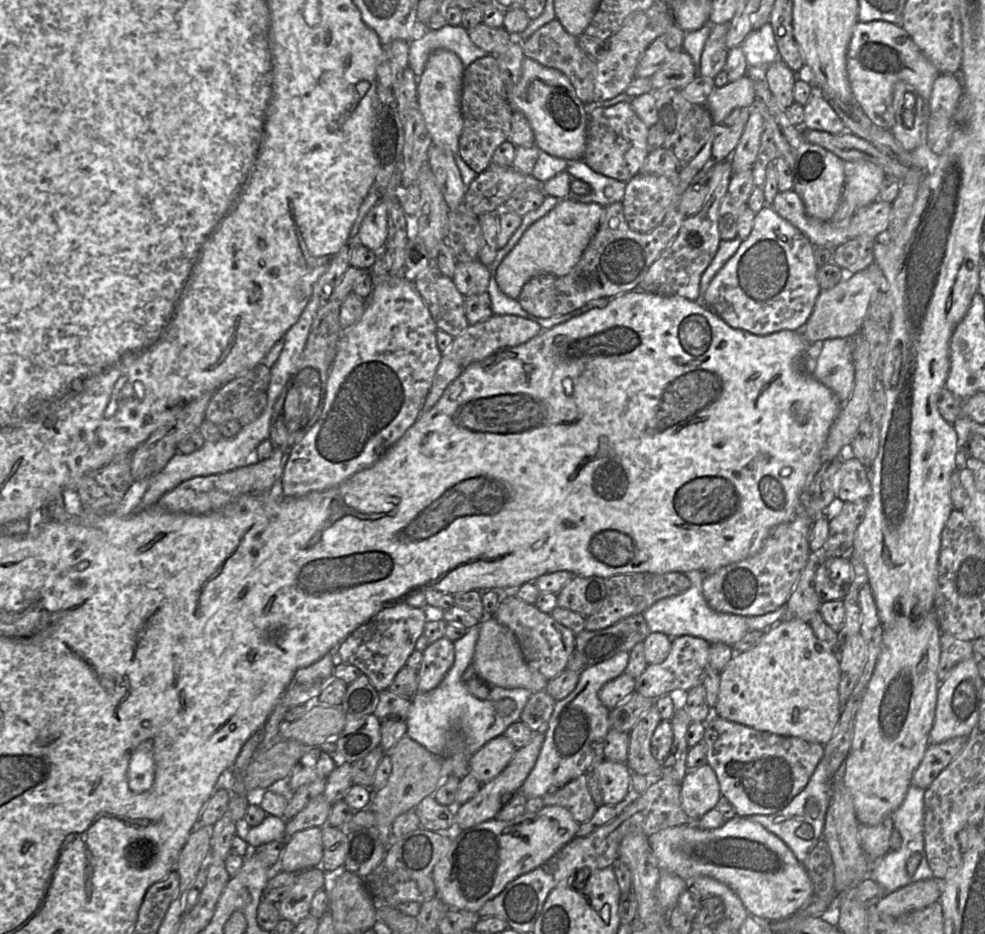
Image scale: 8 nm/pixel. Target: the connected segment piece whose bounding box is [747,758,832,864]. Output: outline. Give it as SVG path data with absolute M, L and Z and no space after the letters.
M822 758L805 788L784 809L771 815L755 814L747 816L747 818L761 824L779 837L792 850L797 860L804 864L808 859L810 850L822 838L831 794L832 780L827 772L826 761Z

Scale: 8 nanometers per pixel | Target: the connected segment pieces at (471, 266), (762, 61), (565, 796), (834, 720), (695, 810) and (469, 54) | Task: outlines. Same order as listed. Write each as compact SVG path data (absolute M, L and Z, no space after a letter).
M479 259L472 262L458 262L452 278L456 288L464 297L487 291L489 279L489 267Z
M769 22L759 29L752 29L741 43L740 48L745 56L748 71L766 69L770 64L780 59L772 26Z
M588 774L549 791L542 798L545 806L558 805L569 810L580 824L589 821L598 808L589 791Z
M786 618L766 630L757 645L735 653L720 672L715 710L723 719L759 731L825 745L840 719L839 681L837 651L827 651L808 622Z
M709 764L688 771L681 783L681 805L691 819L700 819L715 808L720 797L719 782Z
M447 24L438 30L420 30L409 42L409 47L409 67L418 78L424 72L429 56L438 49L455 53L464 67L488 55L473 43L469 32L461 25Z

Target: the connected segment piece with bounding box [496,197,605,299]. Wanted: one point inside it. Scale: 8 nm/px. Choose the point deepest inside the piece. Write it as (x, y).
(554, 244)

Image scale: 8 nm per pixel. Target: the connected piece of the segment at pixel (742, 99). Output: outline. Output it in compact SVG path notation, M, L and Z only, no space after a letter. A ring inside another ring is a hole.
M746 74L736 81L714 88L707 97L705 105L714 124L722 124L735 109L751 108L754 98L754 81Z

